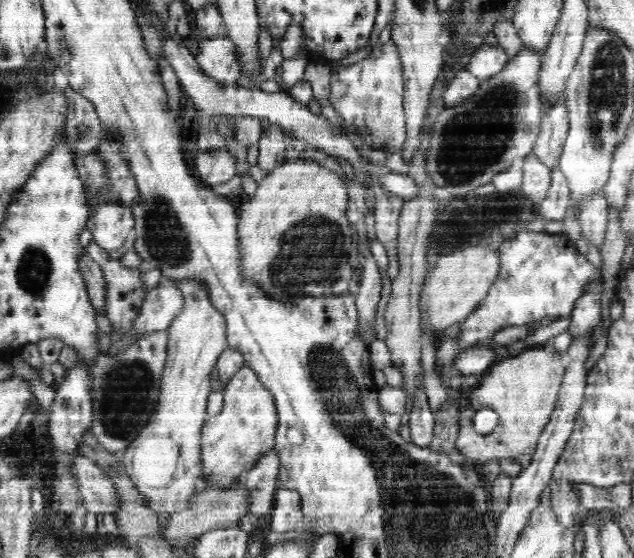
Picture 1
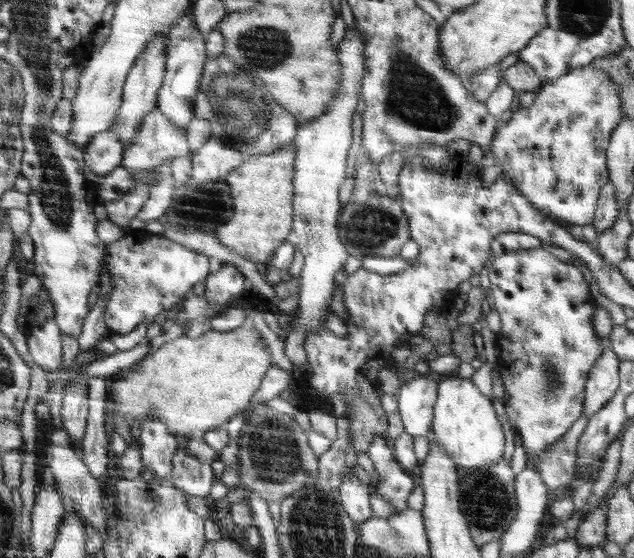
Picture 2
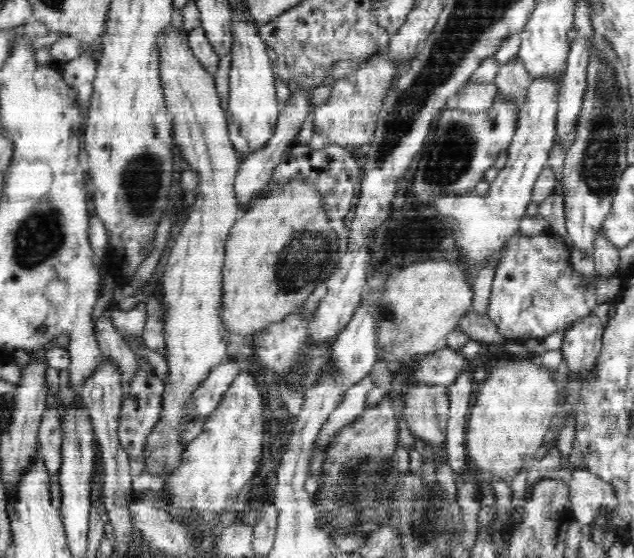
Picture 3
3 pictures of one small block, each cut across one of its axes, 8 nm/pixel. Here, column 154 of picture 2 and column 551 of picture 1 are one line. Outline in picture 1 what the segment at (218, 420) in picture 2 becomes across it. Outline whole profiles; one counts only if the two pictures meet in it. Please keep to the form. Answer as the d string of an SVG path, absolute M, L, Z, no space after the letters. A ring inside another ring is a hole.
M542 346L522 347L499 364L494 364L481 376L470 402L474 408L492 408L498 414L499 424L490 434L478 434L473 431L473 426L462 426L455 440L455 450L464 454L469 464L485 464L502 458L518 460L522 454L533 455L558 402L566 363L565 354L550 352Z

